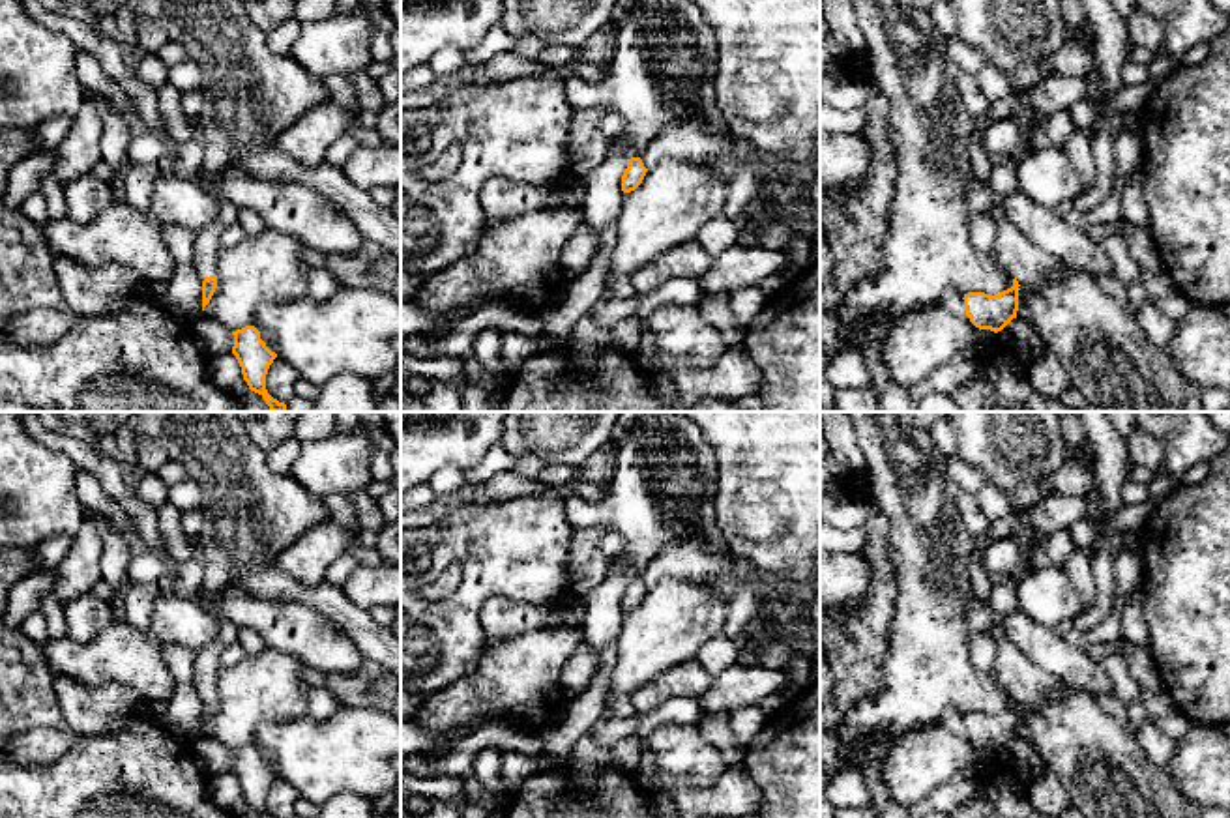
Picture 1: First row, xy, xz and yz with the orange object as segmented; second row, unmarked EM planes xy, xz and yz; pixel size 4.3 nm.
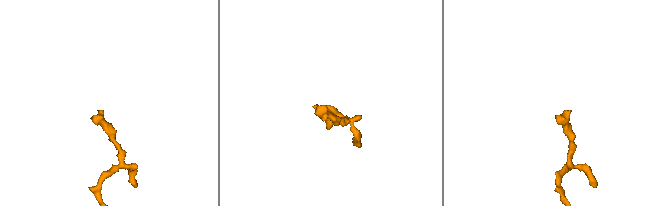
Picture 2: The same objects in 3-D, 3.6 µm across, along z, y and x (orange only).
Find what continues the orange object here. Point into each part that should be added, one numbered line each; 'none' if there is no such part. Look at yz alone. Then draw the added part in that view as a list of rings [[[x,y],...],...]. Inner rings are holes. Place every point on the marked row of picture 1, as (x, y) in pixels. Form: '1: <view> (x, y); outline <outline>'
1: yz (1021, 259); outline [[[994,210],[992,219],[996,223],[994,256],[1000,260],[1002,270],[1011,279],[1017,279],[1018,285],[1045,283],[1063,271],[1078,271],[1030,243],[1002,210]]]

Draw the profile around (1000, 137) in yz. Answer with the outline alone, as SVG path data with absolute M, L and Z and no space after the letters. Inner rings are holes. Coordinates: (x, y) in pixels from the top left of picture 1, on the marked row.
M998 120L988 125L983 139L985 150L990 155L1005 155L1018 144L1018 125L1011 120Z

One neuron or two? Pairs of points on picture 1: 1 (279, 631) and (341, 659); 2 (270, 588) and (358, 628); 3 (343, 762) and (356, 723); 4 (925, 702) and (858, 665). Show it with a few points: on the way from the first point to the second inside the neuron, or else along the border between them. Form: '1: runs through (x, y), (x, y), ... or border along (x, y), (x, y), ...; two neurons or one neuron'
1: runs through (294, 639), (315, 639), (326, 646); one neuron
2: runs through (292, 590), (309, 598), (326, 598), (336, 605); one neuron
3: runs through (349, 753), (356, 745), (356, 732); one neuron
4: border along (890, 635), (882, 687), (850, 708); two neurons

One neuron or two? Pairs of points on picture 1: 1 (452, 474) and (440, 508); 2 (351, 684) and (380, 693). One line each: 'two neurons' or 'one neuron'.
1: two neurons
2: one neuron

